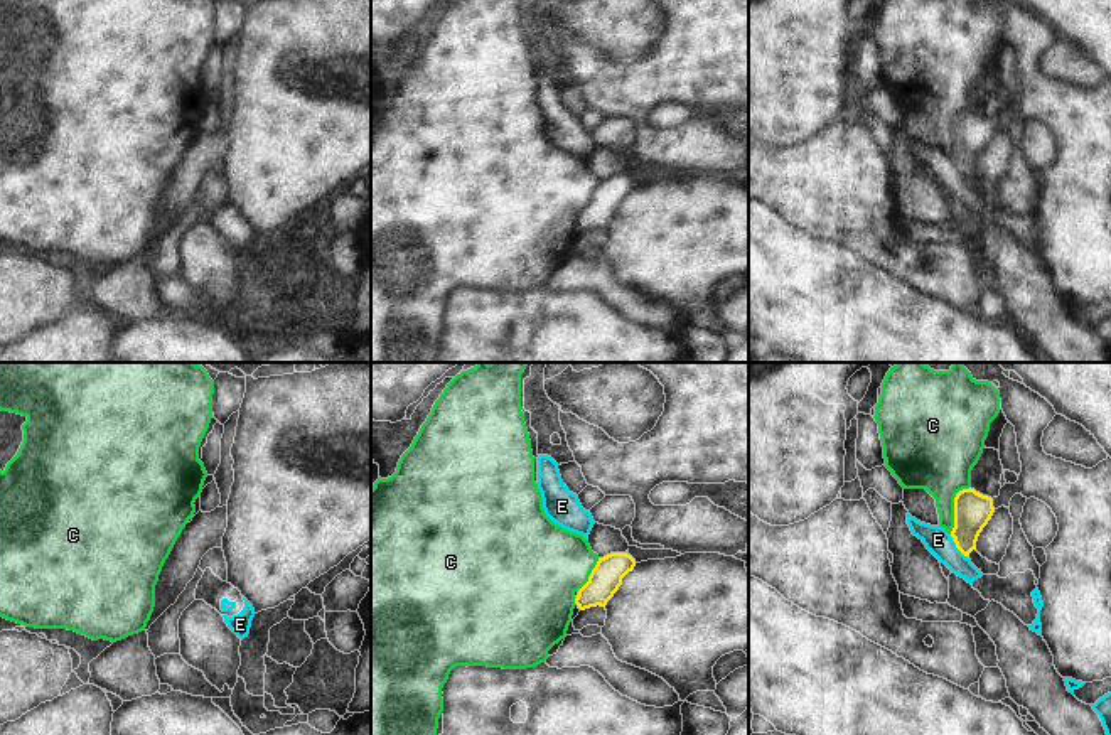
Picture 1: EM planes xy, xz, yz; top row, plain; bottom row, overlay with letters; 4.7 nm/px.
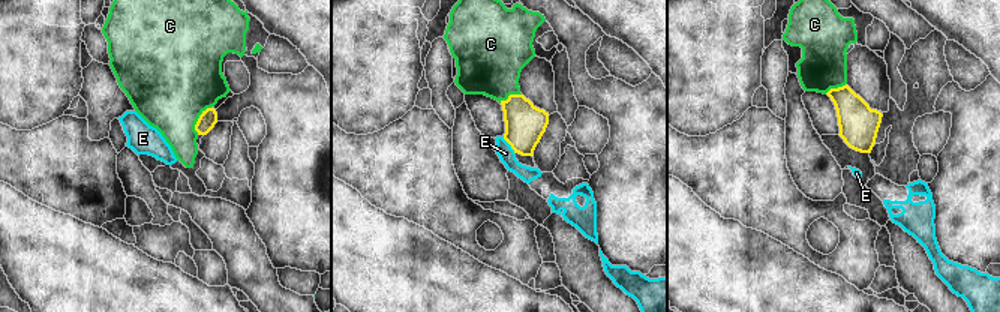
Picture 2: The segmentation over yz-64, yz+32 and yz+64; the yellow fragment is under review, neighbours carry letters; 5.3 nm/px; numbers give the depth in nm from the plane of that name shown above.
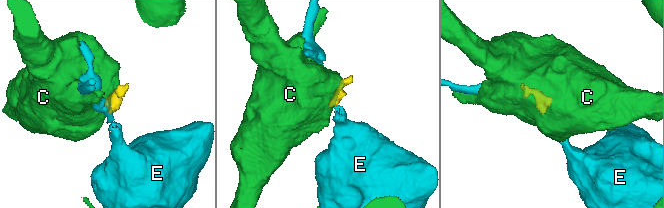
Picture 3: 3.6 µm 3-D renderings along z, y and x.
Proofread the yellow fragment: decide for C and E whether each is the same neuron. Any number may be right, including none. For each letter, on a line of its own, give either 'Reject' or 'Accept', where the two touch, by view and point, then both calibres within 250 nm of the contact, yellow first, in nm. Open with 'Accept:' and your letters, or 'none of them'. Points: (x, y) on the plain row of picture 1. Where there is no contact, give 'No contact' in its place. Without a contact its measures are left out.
Accept: none of them
C: Reject. Touches yellow at yz (955, 130). Thickness 180 nm (yellow) against 320 nm
E: Reject. Touches yellow at yz (958, 171). Thickness 180 nm (yellow) against 120 nm

